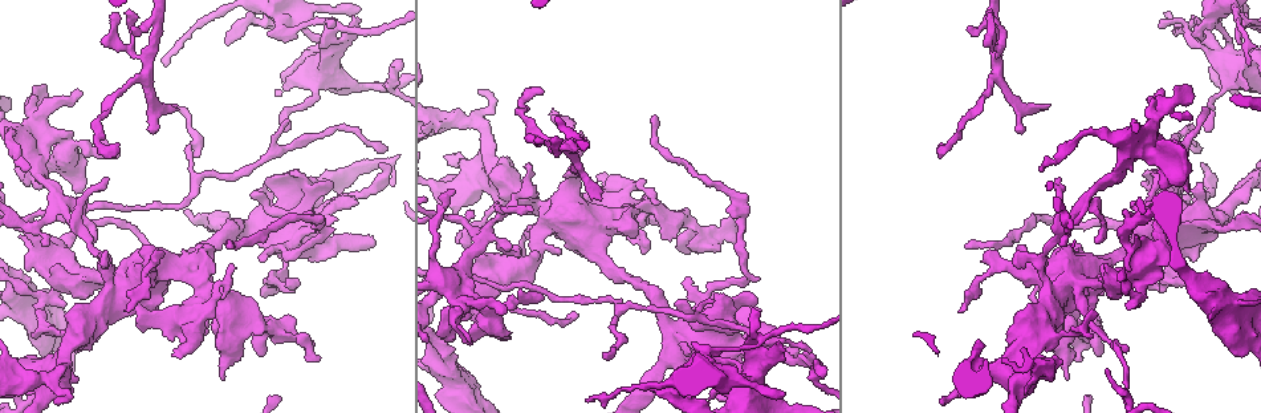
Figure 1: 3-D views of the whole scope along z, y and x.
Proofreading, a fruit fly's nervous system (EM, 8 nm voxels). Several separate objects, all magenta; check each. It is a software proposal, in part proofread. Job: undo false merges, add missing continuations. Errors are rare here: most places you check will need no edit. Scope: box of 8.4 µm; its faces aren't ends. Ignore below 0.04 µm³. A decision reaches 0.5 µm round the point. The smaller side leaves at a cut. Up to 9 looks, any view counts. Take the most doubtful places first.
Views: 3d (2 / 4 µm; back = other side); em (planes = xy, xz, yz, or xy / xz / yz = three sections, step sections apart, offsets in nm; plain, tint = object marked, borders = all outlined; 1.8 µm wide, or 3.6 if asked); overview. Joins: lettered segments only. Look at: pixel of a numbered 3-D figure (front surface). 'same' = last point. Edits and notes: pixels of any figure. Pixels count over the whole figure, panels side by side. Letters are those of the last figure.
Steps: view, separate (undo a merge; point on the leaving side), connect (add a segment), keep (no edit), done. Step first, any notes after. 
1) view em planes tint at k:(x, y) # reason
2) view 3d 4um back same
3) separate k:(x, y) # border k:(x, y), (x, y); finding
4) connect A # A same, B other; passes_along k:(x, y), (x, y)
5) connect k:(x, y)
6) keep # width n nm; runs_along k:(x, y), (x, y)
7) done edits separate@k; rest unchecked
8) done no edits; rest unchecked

view em xz step 16 tint at 1:(729, 350) # calibre changes

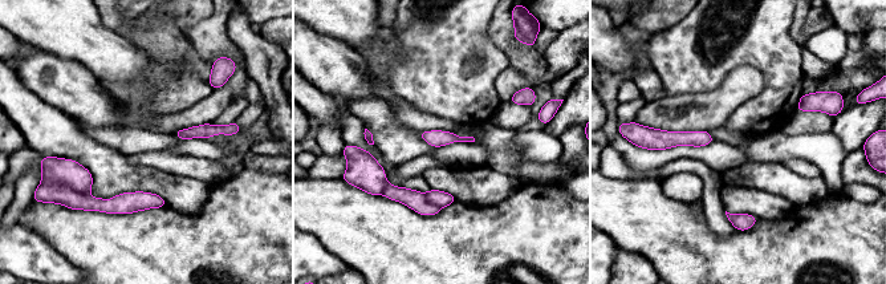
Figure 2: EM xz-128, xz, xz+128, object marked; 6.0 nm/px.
view em planes borders same

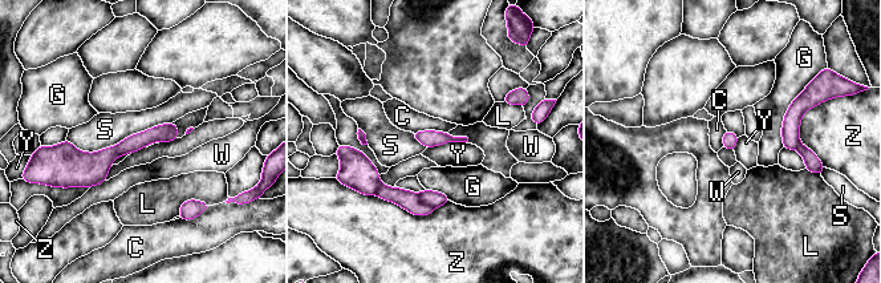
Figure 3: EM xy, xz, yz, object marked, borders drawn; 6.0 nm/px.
separate 3:(435, 199) # C other, G other, L other, S other, W other, Y other, Z other; border 3:(417, 194), (422, 201), (434, 207); two neurons meet here

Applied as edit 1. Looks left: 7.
view overview

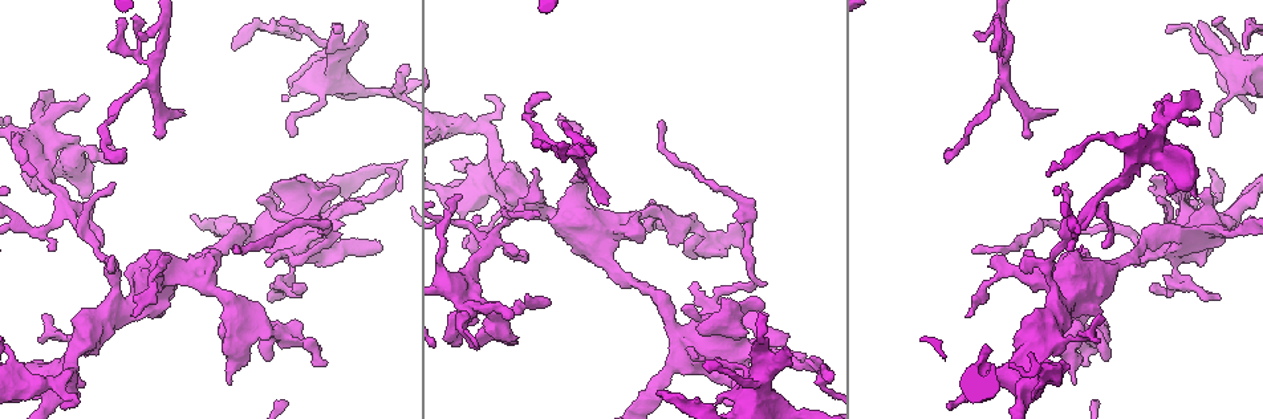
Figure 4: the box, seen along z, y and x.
view 3d 4um at 4:(231, 384) # branch stops here

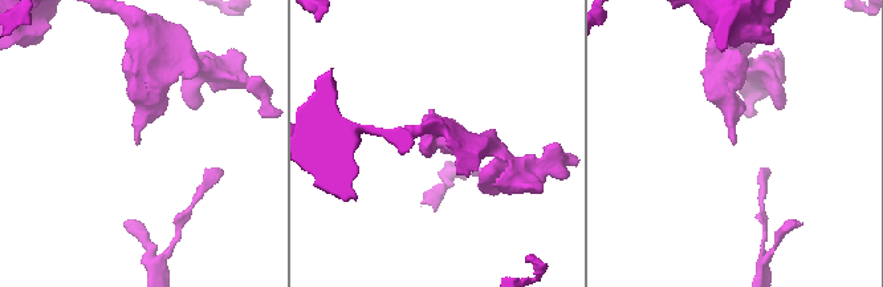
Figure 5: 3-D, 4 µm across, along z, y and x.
view em yz step 16 borders at 5:(733, 143)

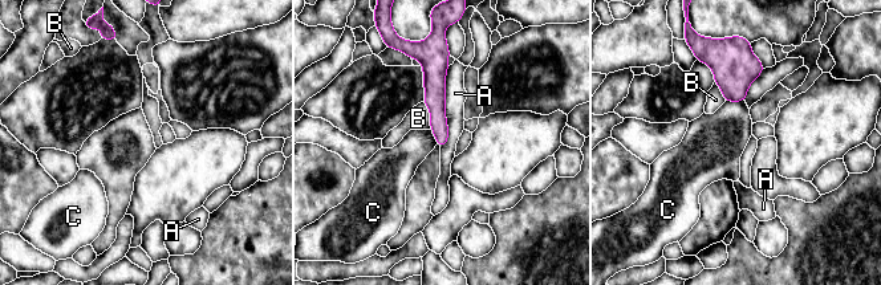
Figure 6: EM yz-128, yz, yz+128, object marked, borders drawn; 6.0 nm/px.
keep # width 110 nm; A other, B other, C other; runs_along 6:(435, 64), (435, 108), (441, 142); no lettered segment goes on from it

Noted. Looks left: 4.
view em planes borders at 4:(465, 294) # arms part here

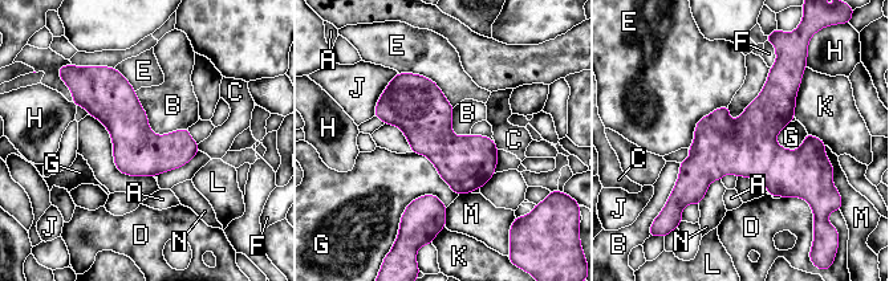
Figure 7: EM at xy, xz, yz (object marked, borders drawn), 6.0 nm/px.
keep # longest_contact E 400 nm; A other, B other, C other, D other, E other, F other, G other, H other, J other, K other, L other, M other, N other; one neuron here

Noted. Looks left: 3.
view 3d 4um at 4:(288, 241) # abrupt turn

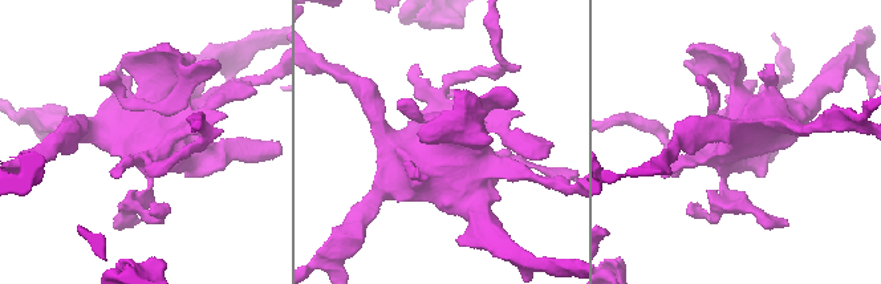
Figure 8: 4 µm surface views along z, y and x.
view em 3.6um planes borders at 8:(145, 141) # need the tissue

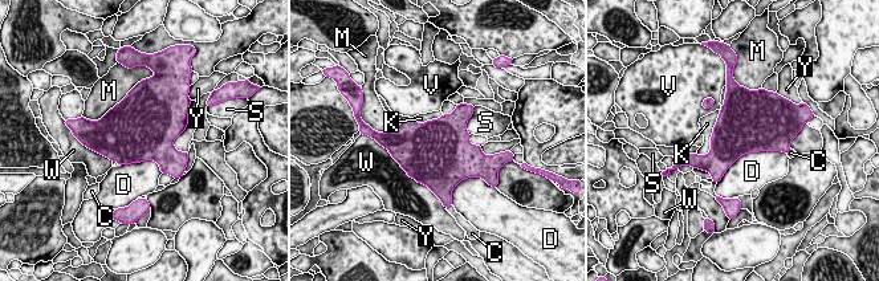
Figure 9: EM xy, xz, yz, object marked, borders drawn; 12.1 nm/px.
keep # C other, D other, K other, M other, S other, V other, W other, Y other; border 9:(780, 150), (743, 154), (717, 183); one neuron here

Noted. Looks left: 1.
done edits separate@3; rest unchecked

